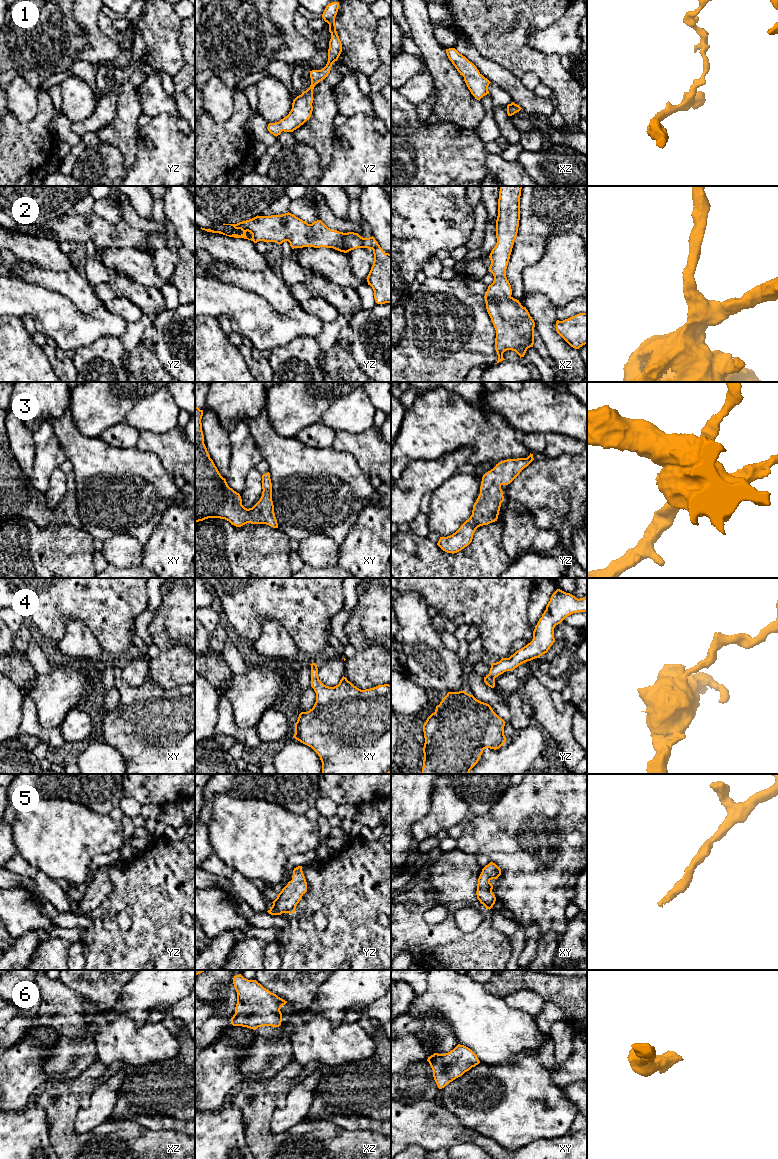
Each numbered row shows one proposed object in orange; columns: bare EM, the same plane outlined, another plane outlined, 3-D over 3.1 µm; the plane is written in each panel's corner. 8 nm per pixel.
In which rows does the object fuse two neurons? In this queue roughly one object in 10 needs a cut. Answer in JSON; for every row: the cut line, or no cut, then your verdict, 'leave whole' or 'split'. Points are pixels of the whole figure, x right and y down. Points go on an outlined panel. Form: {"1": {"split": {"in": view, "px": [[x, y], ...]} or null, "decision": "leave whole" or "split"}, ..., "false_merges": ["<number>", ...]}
{"1": {"split": null, "decision": "leave whole"}, "2": {"split": null, "decision": "leave whole"}, "3": {"split": null, "decision": "leave whole"}, "4": {"split": null, "decision": "leave whole"}, "5": {"split": null, "decision": "leave whole"}, "6": {"split": null, "decision": "leave whole"}, "false_merges": []}

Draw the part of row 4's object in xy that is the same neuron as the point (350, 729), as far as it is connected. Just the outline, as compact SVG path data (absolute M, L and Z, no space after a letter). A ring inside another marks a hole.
M311 665L311 687L316 693L312 709L301 712L295 723L293 738L311 747L320 757L322 774L390 774L391 773L391 685L378 685L361 690L346 677L334 687L324 685L318 677L318 668Z

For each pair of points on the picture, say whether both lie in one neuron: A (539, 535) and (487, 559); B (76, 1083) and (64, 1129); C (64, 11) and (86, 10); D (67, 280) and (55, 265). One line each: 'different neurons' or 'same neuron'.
A: different neurons
B: same neuron
C: different neurons
D: different neurons

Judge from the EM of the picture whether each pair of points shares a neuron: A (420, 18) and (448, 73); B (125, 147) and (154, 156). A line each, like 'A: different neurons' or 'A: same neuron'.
A: same neuron
B: different neurons

